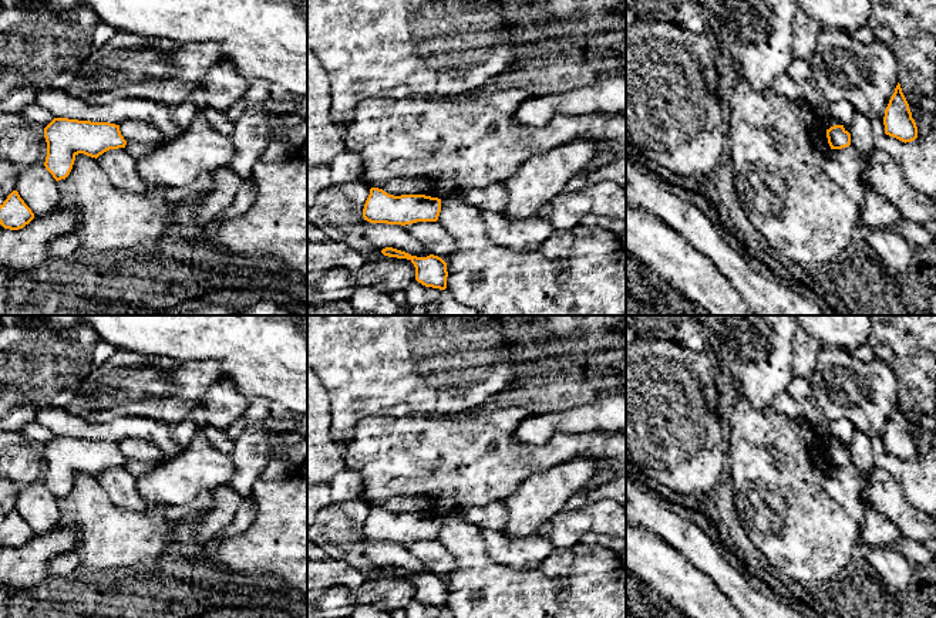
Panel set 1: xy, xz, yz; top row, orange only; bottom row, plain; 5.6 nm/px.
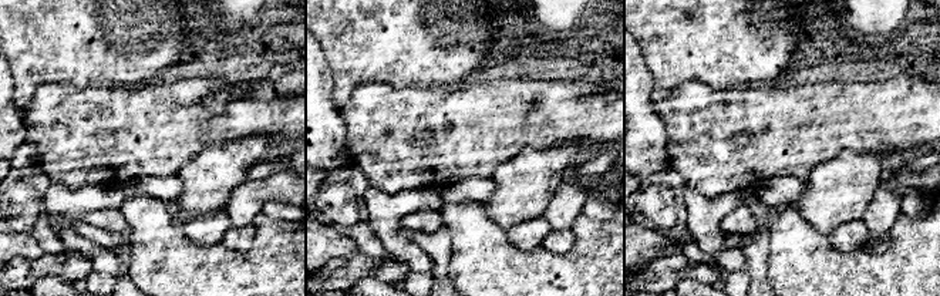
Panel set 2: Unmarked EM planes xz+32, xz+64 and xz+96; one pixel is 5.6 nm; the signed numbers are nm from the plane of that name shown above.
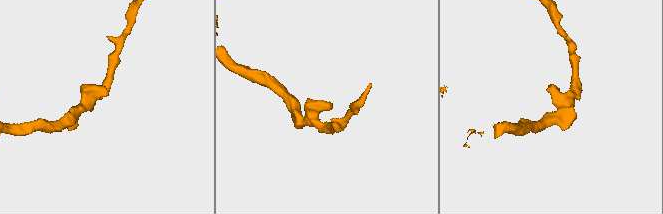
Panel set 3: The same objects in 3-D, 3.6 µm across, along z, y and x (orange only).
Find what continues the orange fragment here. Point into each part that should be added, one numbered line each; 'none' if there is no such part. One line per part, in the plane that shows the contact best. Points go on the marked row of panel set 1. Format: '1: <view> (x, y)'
none

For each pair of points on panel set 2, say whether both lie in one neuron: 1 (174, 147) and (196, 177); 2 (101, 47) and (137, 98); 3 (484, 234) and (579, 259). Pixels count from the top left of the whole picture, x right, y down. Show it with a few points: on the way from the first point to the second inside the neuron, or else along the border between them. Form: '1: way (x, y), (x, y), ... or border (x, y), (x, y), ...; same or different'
1: border (214, 144), (209, 144), (175, 172); different
2: border (152, 80), (144, 84), (93, 84); different
3: way (508, 258), (515, 265), (555, 265); same

